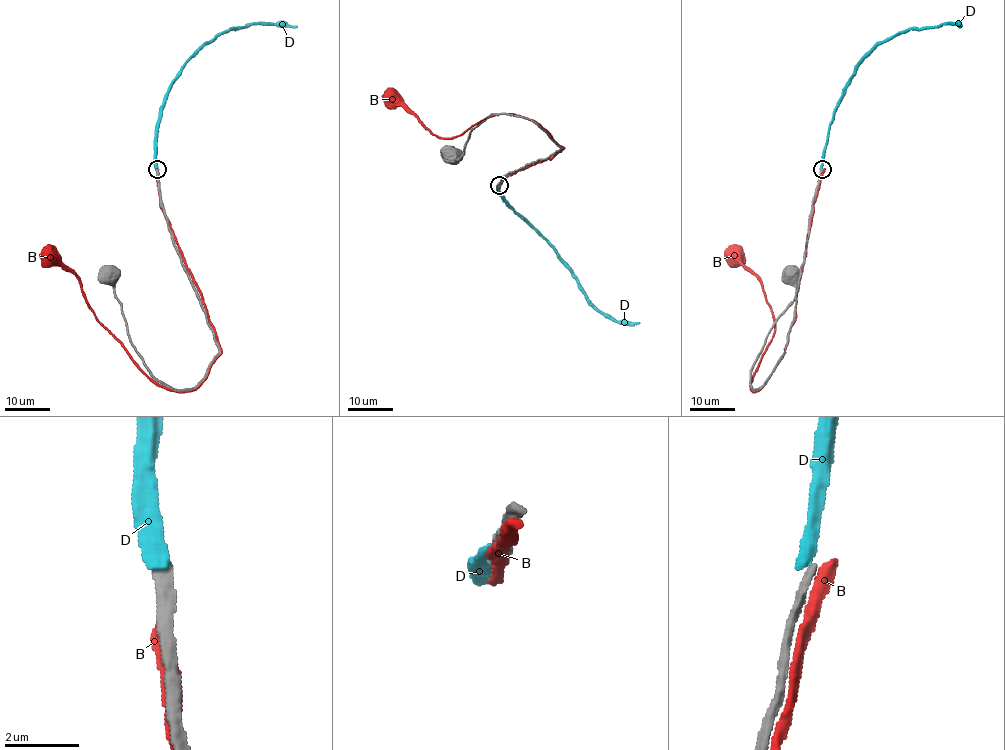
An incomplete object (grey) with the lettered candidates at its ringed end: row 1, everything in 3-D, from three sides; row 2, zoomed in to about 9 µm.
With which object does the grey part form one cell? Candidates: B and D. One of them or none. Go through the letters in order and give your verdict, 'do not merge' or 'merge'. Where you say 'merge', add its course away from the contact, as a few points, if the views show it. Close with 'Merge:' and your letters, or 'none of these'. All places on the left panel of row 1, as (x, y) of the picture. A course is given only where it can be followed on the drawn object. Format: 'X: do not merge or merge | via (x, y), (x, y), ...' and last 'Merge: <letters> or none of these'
B: do not merge
D: do not merge
Merge: none of these

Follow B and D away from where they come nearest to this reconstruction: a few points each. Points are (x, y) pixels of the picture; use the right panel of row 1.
B: (821, 175), (795, 321), (784, 355), (756, 392), (751, 378), (772, 337), (775, 320), (761, 281), (735, 255)
D: (821, 169), (822, 151), (835, 107), (854, 69), (879, 44), (910, 29), (926, 29), (943, 24), (959, 27)

